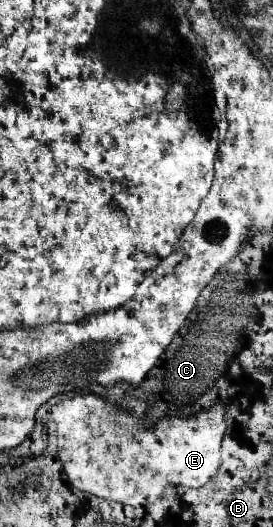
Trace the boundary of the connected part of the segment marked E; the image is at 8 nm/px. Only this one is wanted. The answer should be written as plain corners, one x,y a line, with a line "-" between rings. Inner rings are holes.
77,395
73,399
63,399
53,409
53,419
57,423
59,457
69,483
81,491
123,505
151,505
159,499
159,495
133,495
133,483
139,483
139,487
147,491
153,489
153,493
163,491
167,485
205,485
217,473
221,463
221,439
225,435
225,407
221,403
191,417
163,417
153,429
145,429
143,421
119,413
119,409
111,407
101,397

